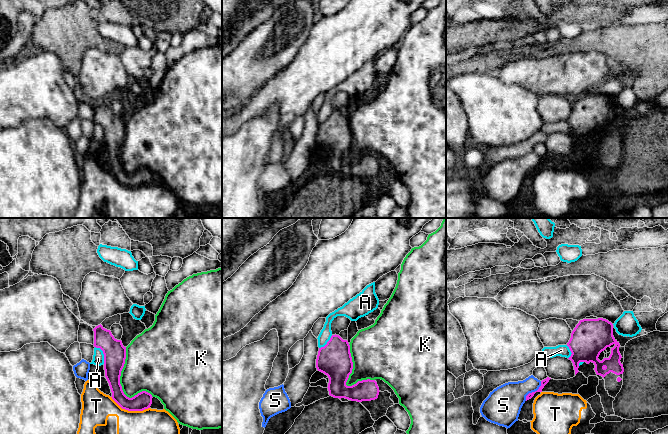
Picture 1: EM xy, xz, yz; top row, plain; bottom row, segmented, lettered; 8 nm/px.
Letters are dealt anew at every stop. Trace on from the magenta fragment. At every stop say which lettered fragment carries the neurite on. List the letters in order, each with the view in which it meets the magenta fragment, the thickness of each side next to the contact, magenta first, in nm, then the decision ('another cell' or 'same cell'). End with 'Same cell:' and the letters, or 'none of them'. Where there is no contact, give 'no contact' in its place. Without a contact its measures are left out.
A: xy | 180/100 nm | another cell
K: xy | 180/360 nm | another cell
S: yz | 50/280 nm | another cell
T: xy | 140/440 nm | another cell
Same cell: none of them

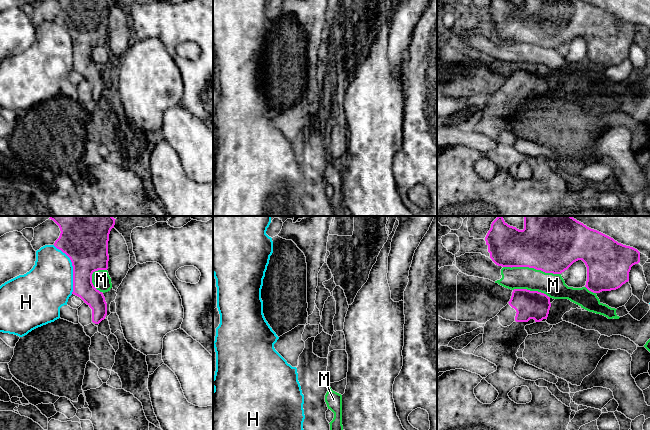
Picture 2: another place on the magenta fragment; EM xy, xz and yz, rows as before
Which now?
H: xy | 340/380 nm | another cell
M: yz | 400/190 nm | another cell
Same cell: none of them

